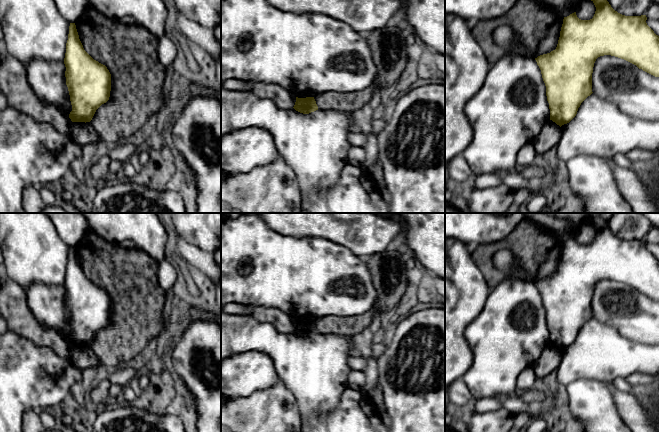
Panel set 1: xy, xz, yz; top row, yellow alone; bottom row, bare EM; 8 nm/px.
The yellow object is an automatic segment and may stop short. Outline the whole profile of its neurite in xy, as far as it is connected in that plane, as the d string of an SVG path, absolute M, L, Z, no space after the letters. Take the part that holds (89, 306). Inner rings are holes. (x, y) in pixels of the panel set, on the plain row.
M70 247L66 277L65 301L72 335L72 346L90 346L96 334L109 324L111 298L83 272L75 247Z

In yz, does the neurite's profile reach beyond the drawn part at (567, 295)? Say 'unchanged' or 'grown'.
unchanged

